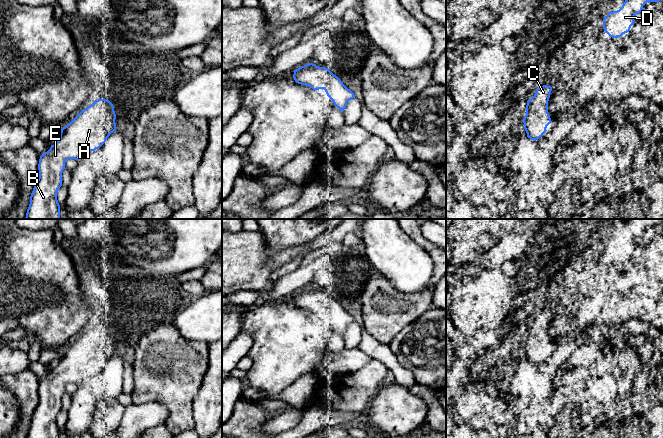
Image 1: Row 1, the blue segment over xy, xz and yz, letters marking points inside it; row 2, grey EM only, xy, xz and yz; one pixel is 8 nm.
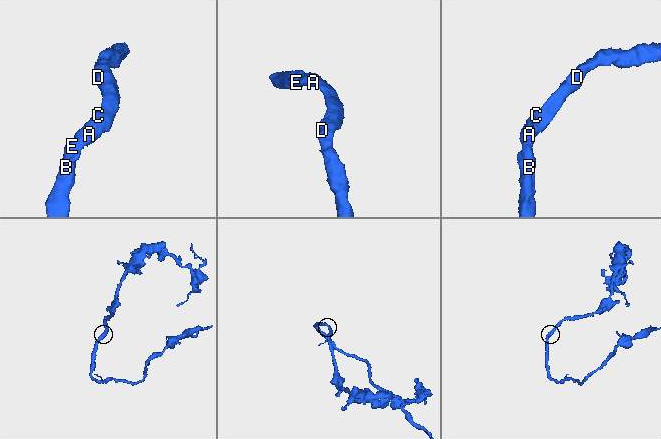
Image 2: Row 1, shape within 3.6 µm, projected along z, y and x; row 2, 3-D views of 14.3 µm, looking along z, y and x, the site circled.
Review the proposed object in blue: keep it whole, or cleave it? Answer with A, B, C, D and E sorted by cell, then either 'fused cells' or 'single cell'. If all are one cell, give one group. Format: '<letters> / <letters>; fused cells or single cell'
A B C D E; single cell

